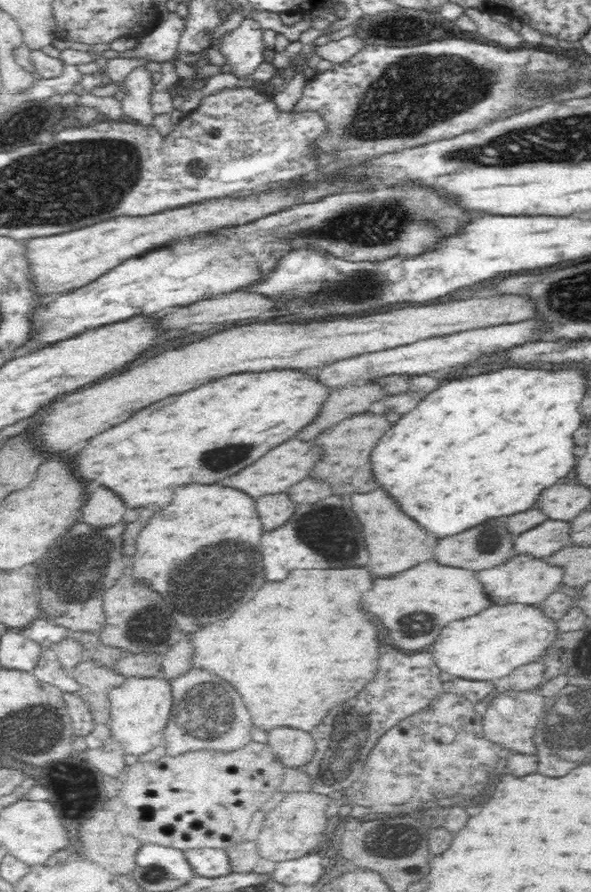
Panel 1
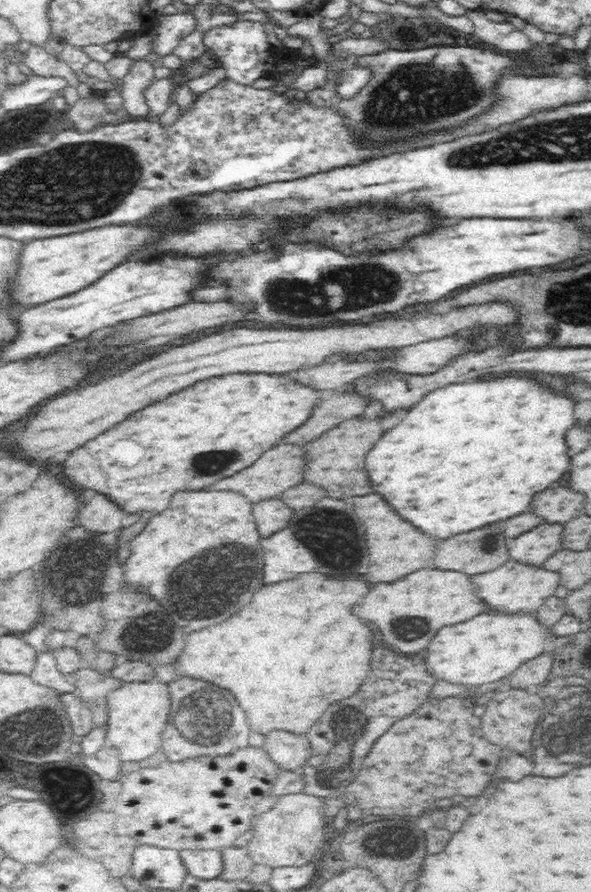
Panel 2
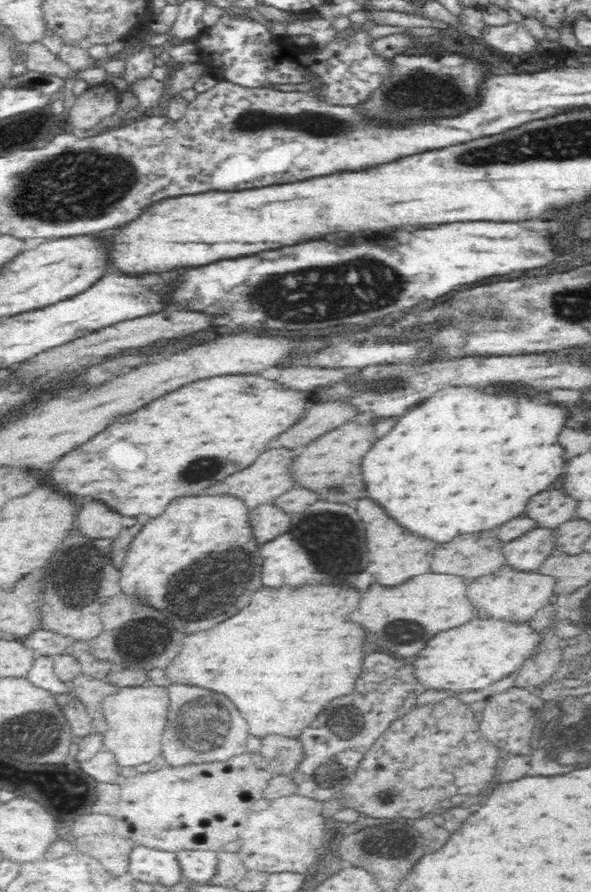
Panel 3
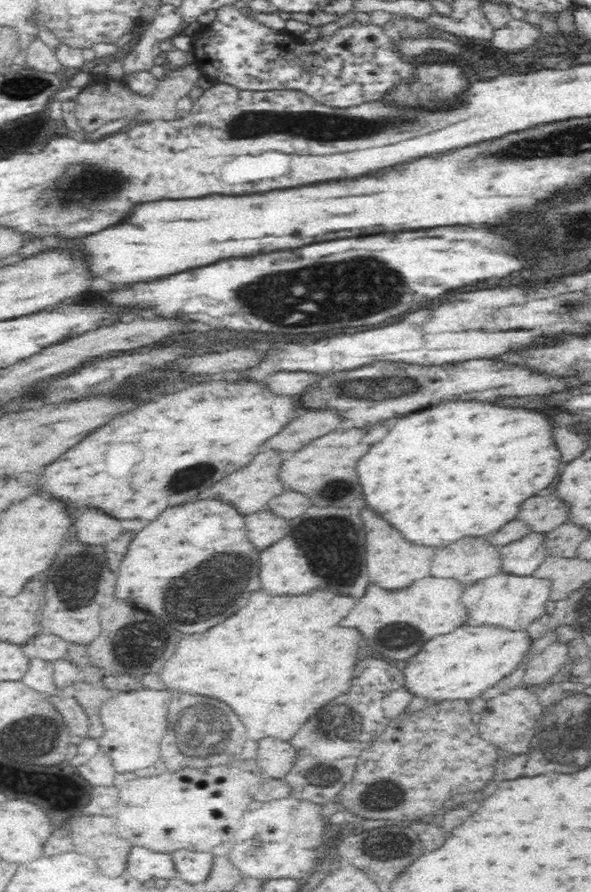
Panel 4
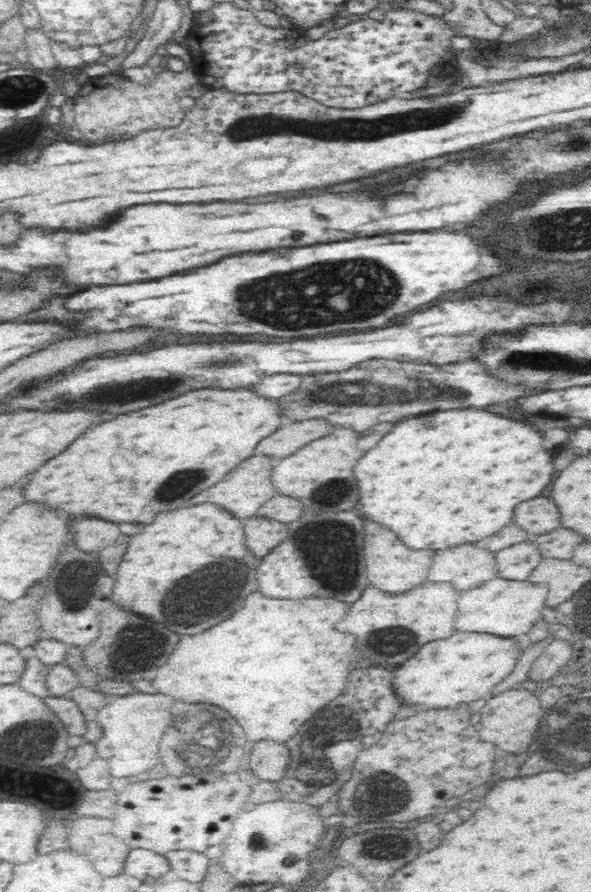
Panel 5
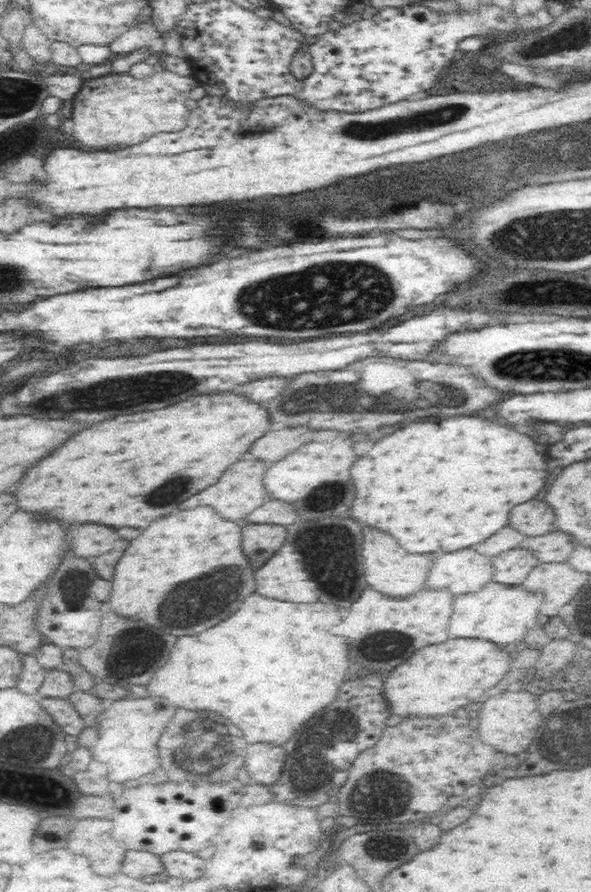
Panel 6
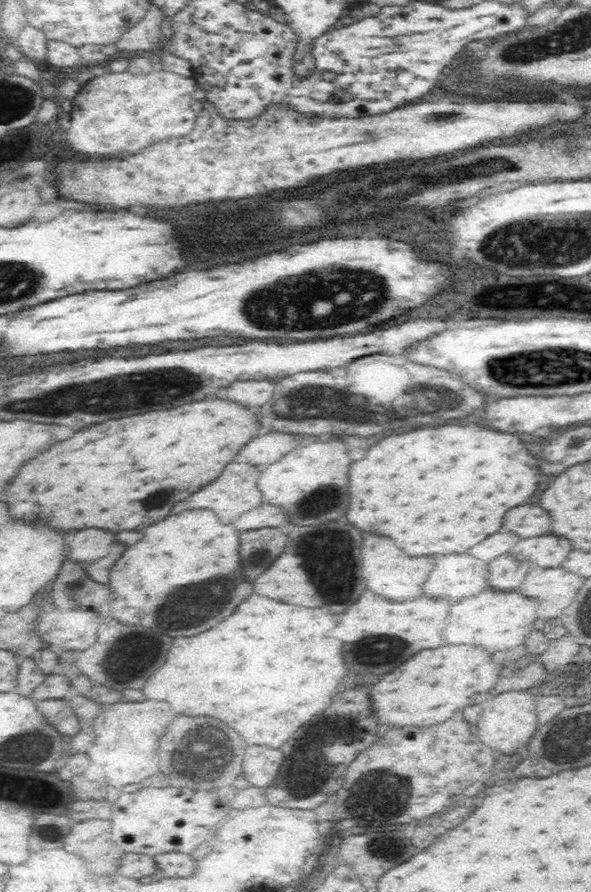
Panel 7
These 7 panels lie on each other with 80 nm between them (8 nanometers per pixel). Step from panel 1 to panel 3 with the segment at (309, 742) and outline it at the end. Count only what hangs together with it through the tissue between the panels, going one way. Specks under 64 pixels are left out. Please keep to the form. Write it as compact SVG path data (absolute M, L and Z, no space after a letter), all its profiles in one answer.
M276 734L262 738L258 753L268 762L271 776L293 774L304 758L304 749L297 738Z

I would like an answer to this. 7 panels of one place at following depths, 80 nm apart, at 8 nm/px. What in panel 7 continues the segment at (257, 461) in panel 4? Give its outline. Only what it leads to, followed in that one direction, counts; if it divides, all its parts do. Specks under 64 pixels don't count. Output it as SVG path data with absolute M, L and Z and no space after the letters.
M228 464L212 484L194 492L188 498L188 504L190 504L190 510L198 510L198 508L210 510L210 508L214 508L214 514L216 512L234 512L234 516L238 516L240 512L244 512L252 506L258 506L260 496L258 496L258 490L256 490L254 468L248 466L248 464Z

